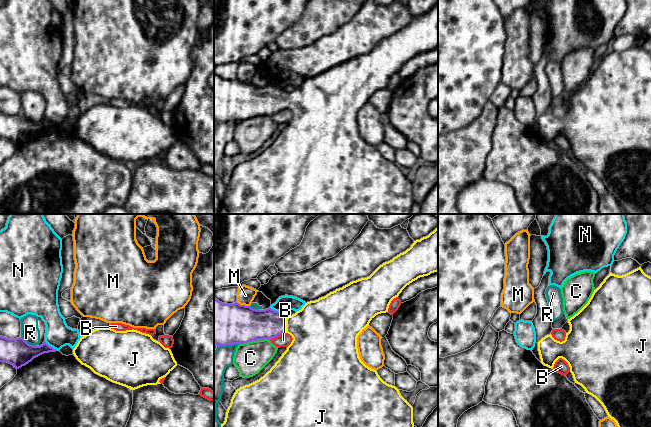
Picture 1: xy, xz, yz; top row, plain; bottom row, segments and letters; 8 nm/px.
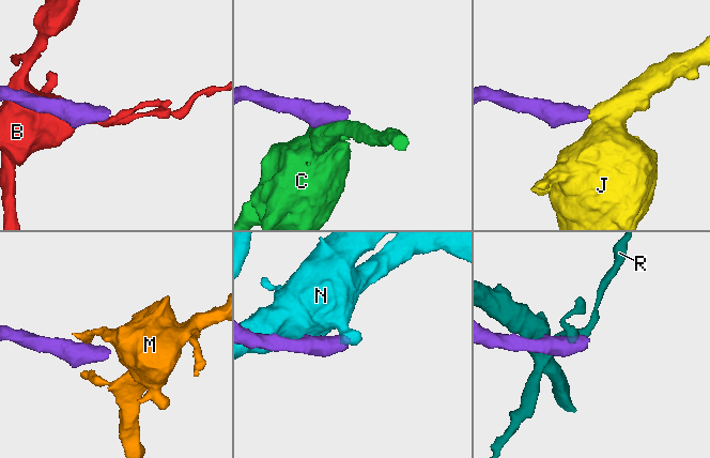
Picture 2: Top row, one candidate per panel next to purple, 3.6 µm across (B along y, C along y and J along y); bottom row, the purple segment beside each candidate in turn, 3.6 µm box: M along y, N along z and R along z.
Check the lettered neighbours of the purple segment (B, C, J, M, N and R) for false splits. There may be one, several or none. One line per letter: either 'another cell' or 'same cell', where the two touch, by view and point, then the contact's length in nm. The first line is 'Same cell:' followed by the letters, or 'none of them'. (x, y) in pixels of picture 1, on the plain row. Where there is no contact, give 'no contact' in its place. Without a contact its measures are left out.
Same cell: J
B: another cell; contact xz (277, 111); length 140 nm
C: another cell; contact xz (254, 116); length 260 nm
J: same cell; contact xz (285, 101); length 130 nm
M: another cell; contact xz (243, 81); length 120 nm
N: another cell; contact xz (277, 87); length 130 nm
R: another cell; contact xy (27, 119); length 140 nm

